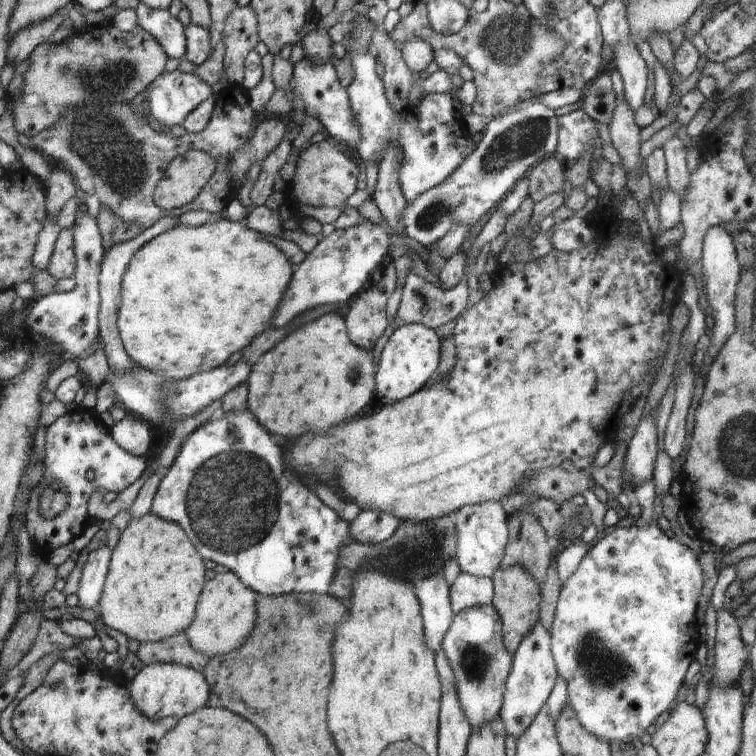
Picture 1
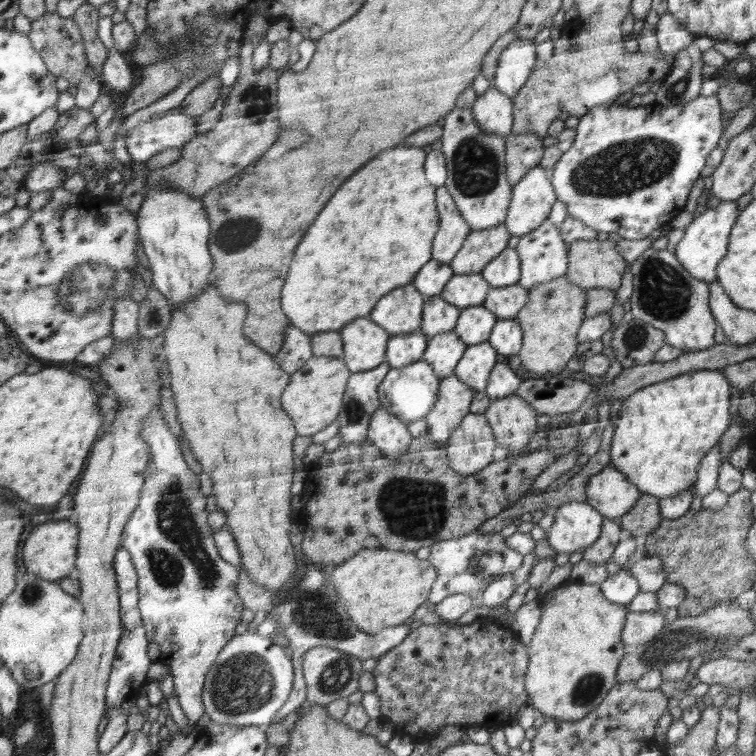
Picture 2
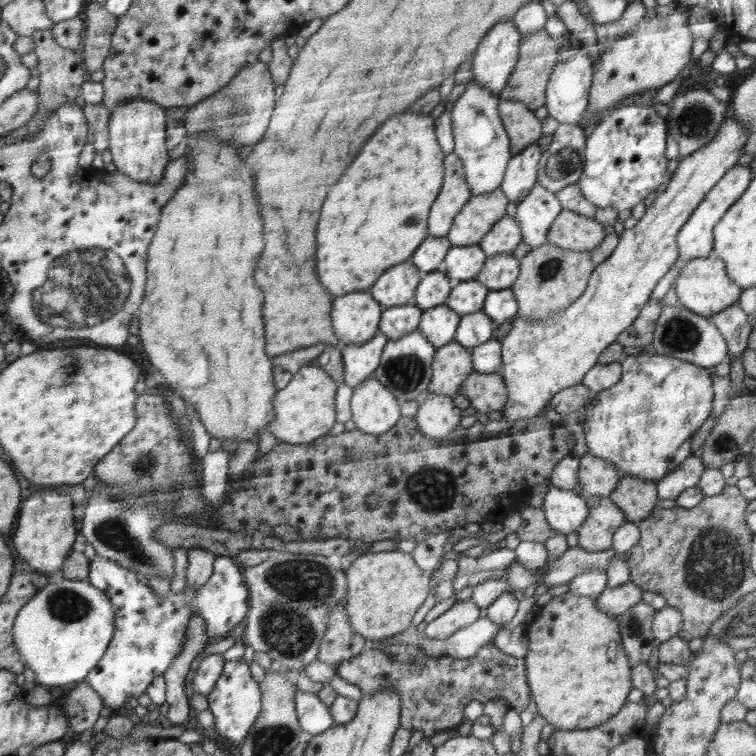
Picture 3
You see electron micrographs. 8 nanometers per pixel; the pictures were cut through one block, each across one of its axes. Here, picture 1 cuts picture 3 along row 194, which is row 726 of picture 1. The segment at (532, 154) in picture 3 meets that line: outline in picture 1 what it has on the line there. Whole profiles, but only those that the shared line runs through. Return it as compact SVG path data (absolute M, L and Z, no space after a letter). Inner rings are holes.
M536 623L534 630L522 640L513 654L511 671L505 682L500 718L504 721L509 735L518 740L526 732L550 698L558 676L558 666L551 652L551 632L542 623Z

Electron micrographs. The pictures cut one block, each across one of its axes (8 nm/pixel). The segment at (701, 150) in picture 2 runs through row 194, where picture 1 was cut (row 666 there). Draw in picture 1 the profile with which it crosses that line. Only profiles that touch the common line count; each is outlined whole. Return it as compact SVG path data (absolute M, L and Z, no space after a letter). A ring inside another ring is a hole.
M660 448L657 452L655 460L655 471L653 472L653 481L655 484L655 501L653 508L653 517L651 522L645 526L631 527L614 527L606 532L605 537L593 545L591 550L585 554L585 557L579 562L578 568L566 579L561 586L557 605L555 606L555 615L552 626L549 628L551 632L551 652L554 654L555 664L558 666L559 676L562 676L567 682L568 705L579 717L579 721L588 732L594 733L594 736L600 737L602 740L608 741L618 740L618 742L632 742L634 738L642 736L642 732L666 710L670 708L670 704L674 702L678 688L682 686L684 674L690 666L690 662L694 660L694 650L696 650L696 638L698 638L698 620L696 620L696 608L698 608L698 598L700 598L700 590L702 590L702 568L700 562L696 560L694 552L690 548L686 548L678 539L672 540L668 536L664 536L664 532L658 528L657 518L662 515L662 496L669 491L672 479L672 459Z

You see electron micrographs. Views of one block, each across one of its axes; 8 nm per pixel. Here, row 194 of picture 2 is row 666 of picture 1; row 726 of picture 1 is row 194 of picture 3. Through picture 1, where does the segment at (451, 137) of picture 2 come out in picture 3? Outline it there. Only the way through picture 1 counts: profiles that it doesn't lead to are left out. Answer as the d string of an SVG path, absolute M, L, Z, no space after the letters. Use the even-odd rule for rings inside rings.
M472 80L465 86L464 93L457 99L451 110L453 126L453 151L463 161L467 183L474 196L484 195L501 188L505 170L514 154L510 150L509 136L499 115L500 98L493 95L488 87Z

